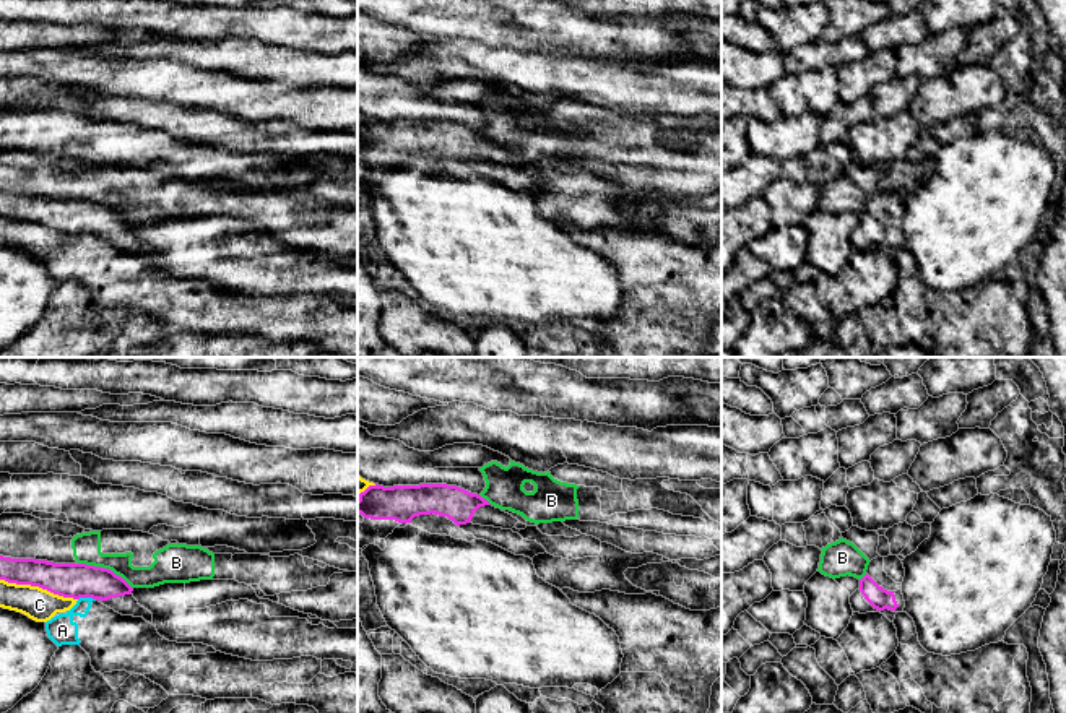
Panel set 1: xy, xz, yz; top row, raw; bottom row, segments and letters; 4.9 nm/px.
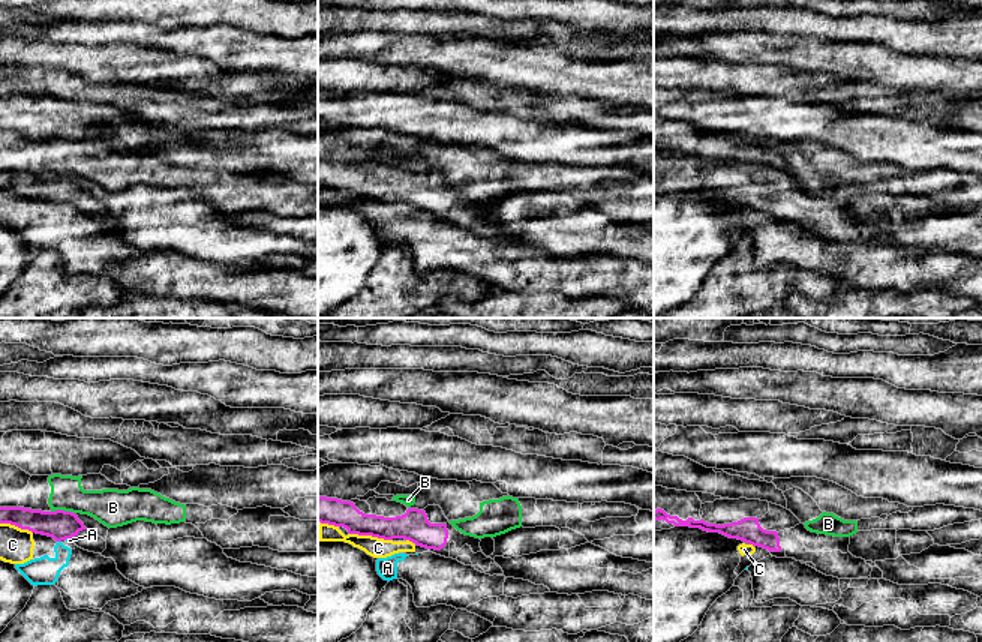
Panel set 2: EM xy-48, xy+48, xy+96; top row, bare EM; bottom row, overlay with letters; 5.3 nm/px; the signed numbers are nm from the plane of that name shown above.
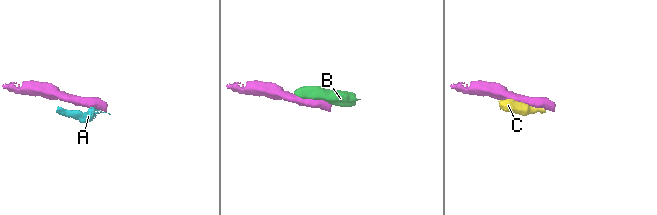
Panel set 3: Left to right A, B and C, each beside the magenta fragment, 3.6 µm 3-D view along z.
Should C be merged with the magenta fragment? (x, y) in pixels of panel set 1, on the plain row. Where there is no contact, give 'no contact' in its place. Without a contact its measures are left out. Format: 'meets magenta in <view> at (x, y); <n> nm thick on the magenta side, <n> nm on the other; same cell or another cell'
meets magenta in xy at (39, 223); 180 nm thick on the magenta side, 160 nm on the other; another cell

